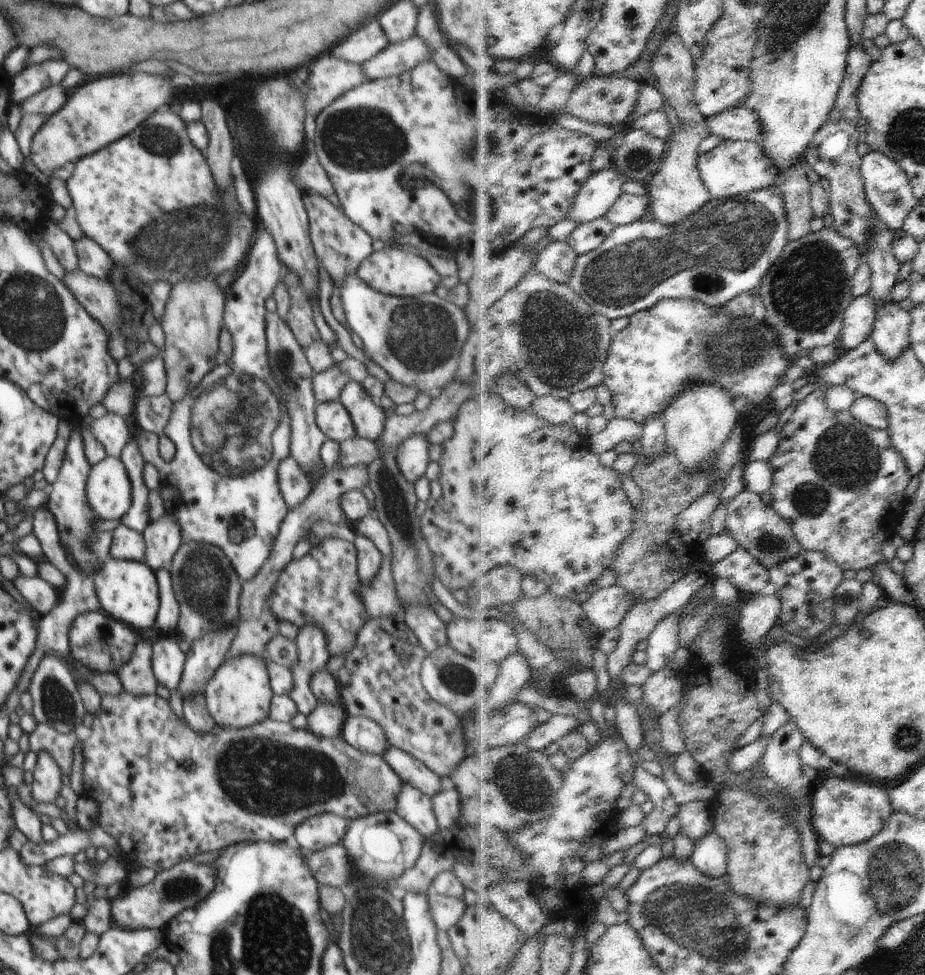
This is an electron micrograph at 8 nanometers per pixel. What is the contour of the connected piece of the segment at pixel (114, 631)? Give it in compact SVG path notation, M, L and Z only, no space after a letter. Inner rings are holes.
M102 610L79 614L69 632L70 653L91 672L117 673L130 658L138 644L139 634L128 625L117 621Z

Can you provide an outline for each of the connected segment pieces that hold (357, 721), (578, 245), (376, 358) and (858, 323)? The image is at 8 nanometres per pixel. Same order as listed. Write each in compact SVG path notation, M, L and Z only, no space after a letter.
M346 715L341 726L341 737L350 746L370 754L382 756L389 747L384 729L368 717Z
M602 217L594 222L579 225L568 240L581 255L590 254L600 248L618 227L619 225L614 224L612 220Z
M346 274L340 284L340 302L351 332L358 334L368 359L384 369L392 380L416 388L419 393L429 393L434 388L445 388L454 379L460 362L460 352L468 335L475 331L469 324L465 311L446 299L443 291L421 294L419 297L386 296L364 284L357 274Z
M871 293L858 297L846 315L841 342L846 350L854 350L874 337L878 303Z

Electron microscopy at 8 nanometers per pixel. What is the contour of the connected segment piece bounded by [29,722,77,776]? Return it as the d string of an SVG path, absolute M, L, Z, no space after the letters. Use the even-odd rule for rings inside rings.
M38 723L36 730L29 734L30 751L36 754L40 751L48 752L61 768L61 771L70 776L76 745L76 734L56 732L48 724Z

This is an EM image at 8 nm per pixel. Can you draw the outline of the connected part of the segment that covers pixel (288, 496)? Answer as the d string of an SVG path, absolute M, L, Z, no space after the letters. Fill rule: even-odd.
M292 457L284 458L278 466L278 484L284 502L289 509L302 504L313 491L313 485L308 480L304 470Z

